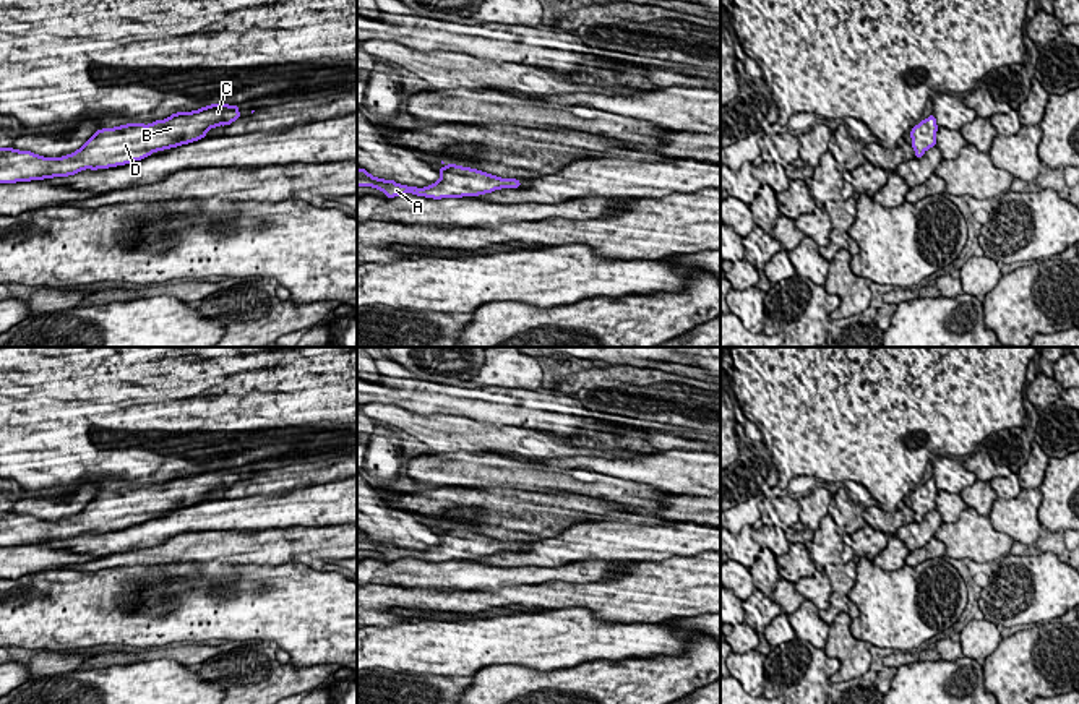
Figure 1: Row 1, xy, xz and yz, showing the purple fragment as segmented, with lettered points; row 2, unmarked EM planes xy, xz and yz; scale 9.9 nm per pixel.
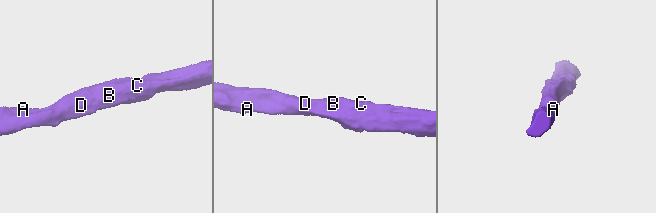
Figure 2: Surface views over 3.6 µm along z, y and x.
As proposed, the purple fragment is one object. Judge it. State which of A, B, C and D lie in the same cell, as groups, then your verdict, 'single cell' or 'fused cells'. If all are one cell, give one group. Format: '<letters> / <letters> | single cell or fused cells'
A B C D | single cell

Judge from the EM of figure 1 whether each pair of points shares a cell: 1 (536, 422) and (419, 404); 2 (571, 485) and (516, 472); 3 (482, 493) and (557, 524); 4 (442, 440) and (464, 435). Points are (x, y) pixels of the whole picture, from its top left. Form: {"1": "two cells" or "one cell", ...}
{"1": "one cell", "2": "one cell", "3": "one cell", "4": "one cell"}

